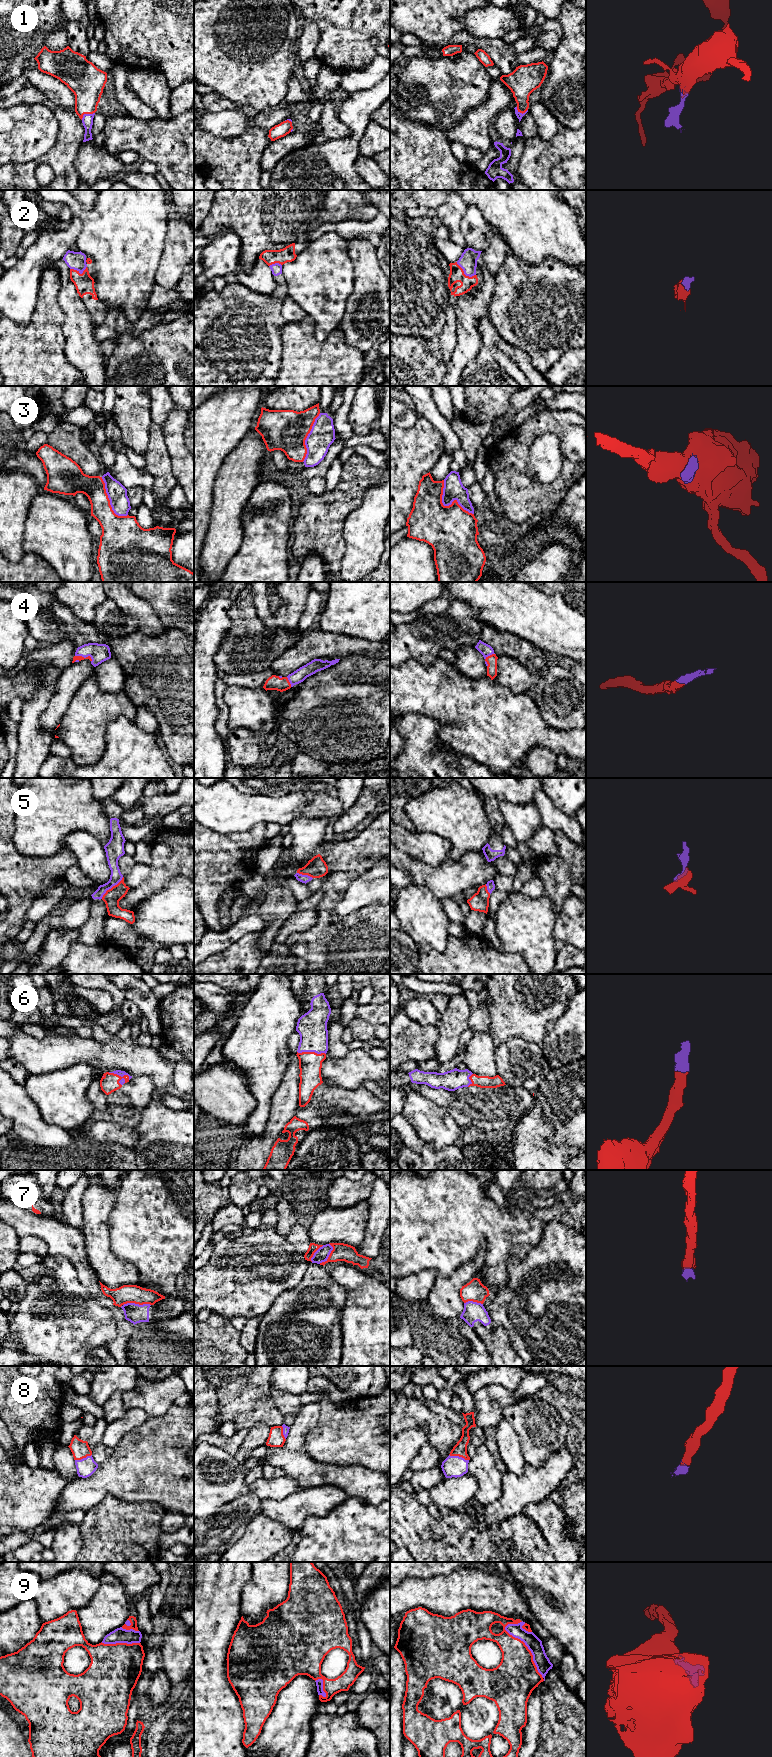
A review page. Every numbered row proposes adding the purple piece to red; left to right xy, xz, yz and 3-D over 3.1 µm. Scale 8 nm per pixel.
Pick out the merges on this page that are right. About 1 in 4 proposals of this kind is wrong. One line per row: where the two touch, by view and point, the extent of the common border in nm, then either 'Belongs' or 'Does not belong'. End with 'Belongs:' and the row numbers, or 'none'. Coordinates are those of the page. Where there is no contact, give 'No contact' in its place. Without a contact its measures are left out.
1: Touches red at xy (86, 113). Shared border 130 nm. Belongs
2: Touches red at yz (463, 273). Shared border 190 nm. Belongs
3: Touches red at yz (446, 506). Shared border 380 nm. Does not belong
4: Touches red at xy (83, 657). Shared border 150 nm. Belongs
5: Touches red at xy (112, 887). Shared border 260 nm. Belongs
6: Touches red at xy (120, 1076). Shared border 190 nm. Belongs
7: Touches red at xy (136, 1303). Shared border 220 nm. Does not belong
8: Touches red at yz (459, 1456). Shared border 170 nm. Belongs
9: Touches red at yz (527, 1648). Shared border 500 nm. Belongs
Belongs: 1, 2, 4, 5, 6, 8, 9

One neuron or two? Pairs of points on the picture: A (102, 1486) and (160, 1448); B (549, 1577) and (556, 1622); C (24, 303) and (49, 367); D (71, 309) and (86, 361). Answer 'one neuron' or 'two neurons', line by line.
A: one neuron
B: one neuron
C: two neurons
D: one neuron

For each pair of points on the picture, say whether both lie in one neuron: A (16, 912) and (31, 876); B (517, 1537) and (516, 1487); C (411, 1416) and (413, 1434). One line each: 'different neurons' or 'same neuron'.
A: same neuron
B: different neurons
C: different neurons

